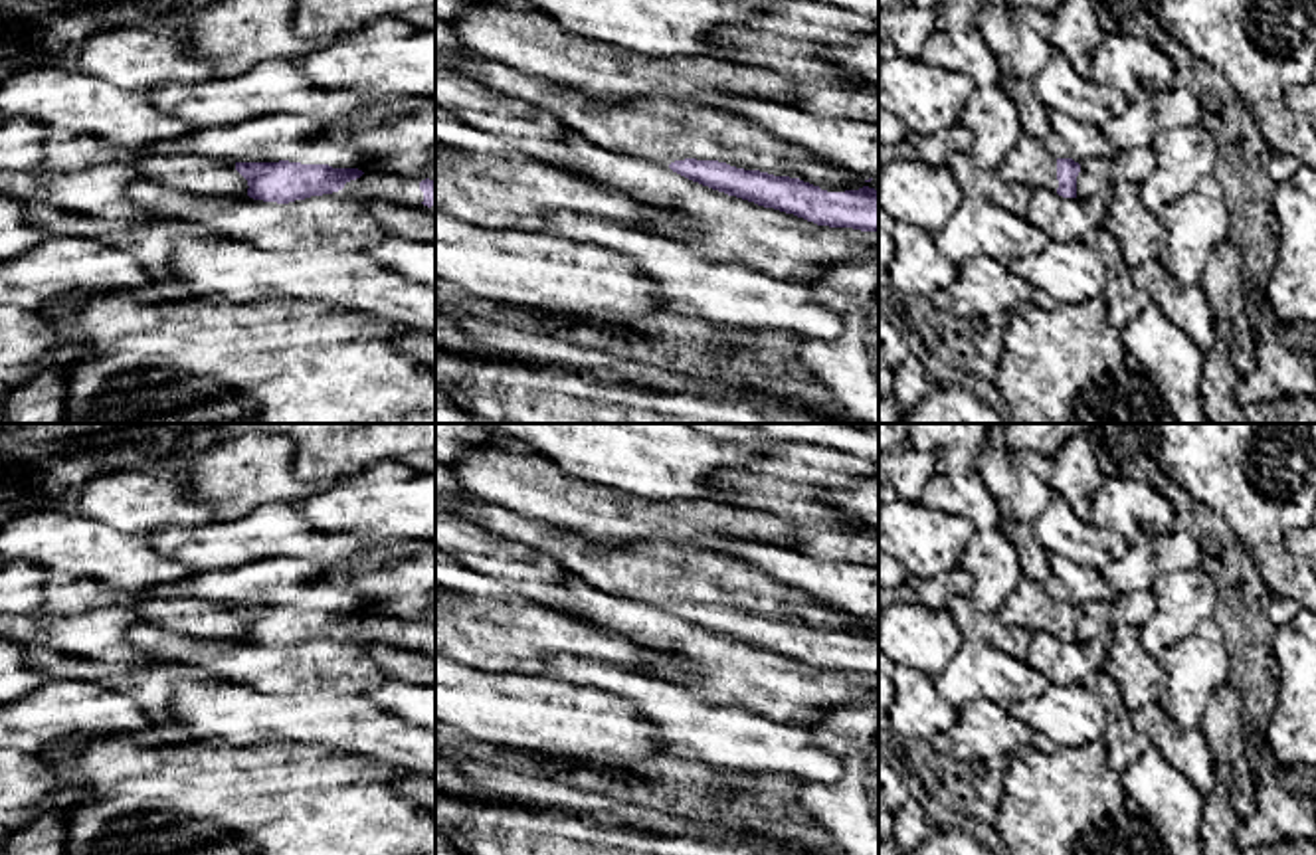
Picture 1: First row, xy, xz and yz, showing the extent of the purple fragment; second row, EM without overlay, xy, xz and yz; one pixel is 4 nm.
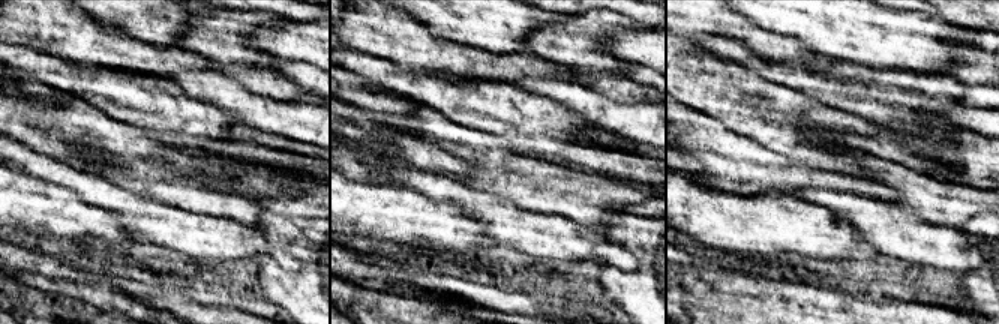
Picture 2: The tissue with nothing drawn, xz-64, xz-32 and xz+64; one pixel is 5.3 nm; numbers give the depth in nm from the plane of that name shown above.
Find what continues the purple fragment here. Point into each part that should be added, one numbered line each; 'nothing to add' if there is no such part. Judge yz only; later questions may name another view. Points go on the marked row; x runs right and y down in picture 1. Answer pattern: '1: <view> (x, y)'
1: yz (1030, 163)

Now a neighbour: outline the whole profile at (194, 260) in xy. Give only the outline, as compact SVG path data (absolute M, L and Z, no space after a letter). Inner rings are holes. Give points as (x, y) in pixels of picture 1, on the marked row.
M212 236L180 239L170 265L176 279L220 301L321 301L435 332L435 289L398 275L364 249L273 251Z

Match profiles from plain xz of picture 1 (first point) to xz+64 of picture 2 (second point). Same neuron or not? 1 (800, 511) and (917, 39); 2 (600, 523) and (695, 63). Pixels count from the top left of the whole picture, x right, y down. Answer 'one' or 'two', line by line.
1: two
2: two

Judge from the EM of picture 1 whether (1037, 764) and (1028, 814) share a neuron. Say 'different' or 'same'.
same

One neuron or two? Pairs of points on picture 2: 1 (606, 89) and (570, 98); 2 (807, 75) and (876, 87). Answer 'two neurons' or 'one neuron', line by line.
1: two neurons
2: one neuron

